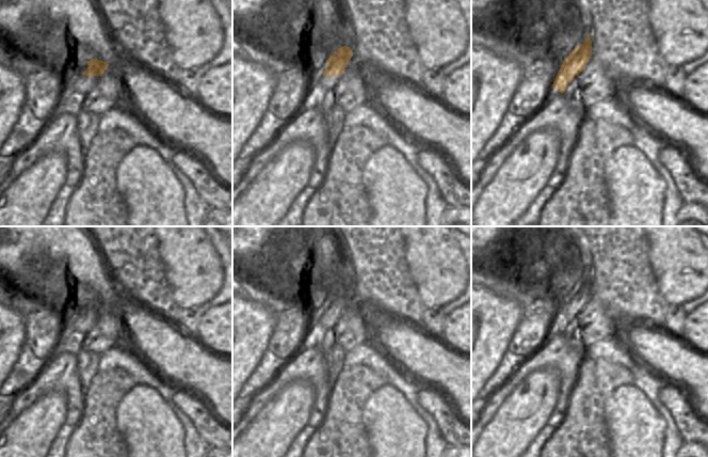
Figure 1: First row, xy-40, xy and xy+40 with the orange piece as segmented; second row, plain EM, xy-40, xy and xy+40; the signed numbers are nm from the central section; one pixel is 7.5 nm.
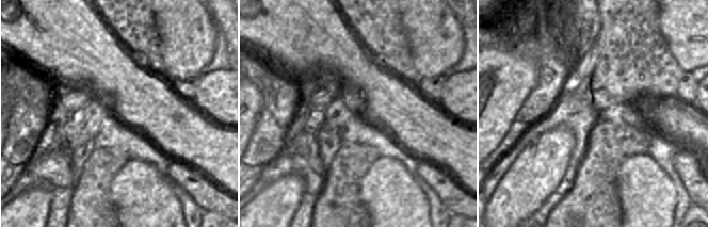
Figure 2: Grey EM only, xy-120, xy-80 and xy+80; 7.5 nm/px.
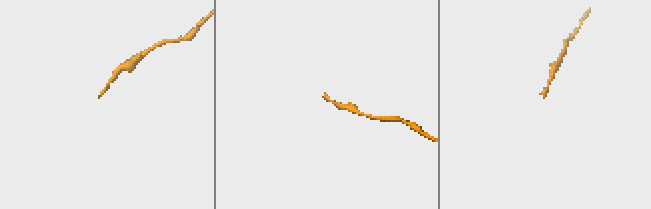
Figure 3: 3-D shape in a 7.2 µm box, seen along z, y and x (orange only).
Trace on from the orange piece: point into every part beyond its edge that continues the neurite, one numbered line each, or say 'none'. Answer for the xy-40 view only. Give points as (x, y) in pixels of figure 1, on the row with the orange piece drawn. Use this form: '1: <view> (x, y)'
1: xy-40 (83, 84)

